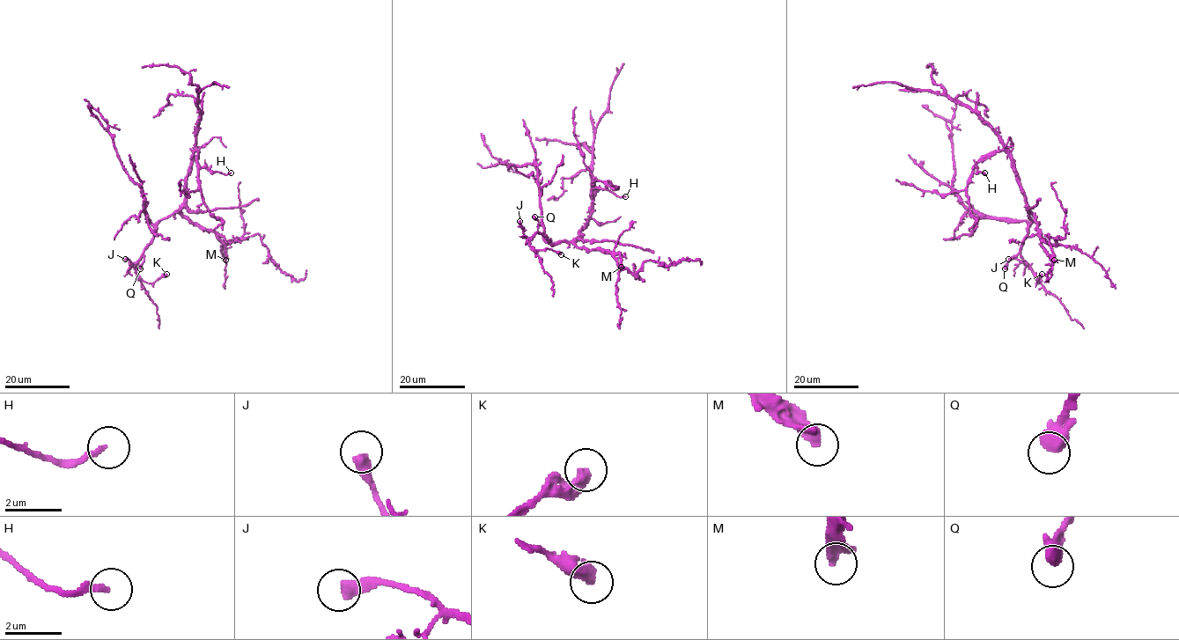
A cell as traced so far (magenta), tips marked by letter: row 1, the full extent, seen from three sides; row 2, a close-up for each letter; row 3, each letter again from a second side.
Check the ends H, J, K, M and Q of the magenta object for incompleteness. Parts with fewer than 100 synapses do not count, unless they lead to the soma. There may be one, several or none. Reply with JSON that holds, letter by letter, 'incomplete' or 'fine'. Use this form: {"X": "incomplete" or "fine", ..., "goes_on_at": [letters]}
{"H": "fine", "J": "fine", "K": "fine", "M": "incomplete", "Q": "fine", "goes_on_at": ["M"]}

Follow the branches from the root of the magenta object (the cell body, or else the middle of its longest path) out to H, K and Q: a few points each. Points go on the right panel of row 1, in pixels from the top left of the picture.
H: (1025, 202), (1013, 161), (1004, 150), (986, 154), (976, 165), (978, 171), (984, 172)
K: (1025, 202), (1030, 224), (1020, 257), (1031, 268), (1037, 283), (1042, 274)
Q: (1025, 202), (1030, 221), (1027, 236), (1019, 252), (1008, 261), (1005, 268)

